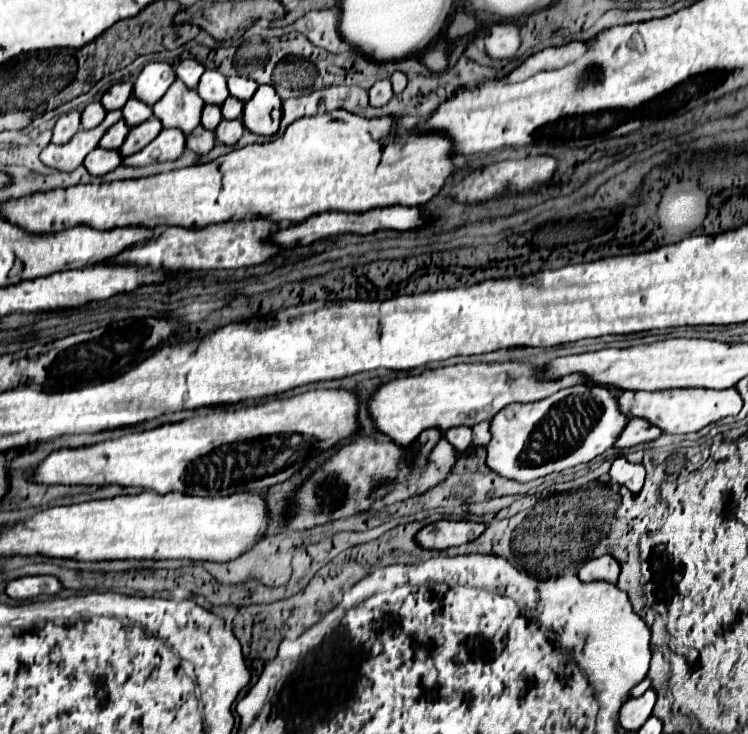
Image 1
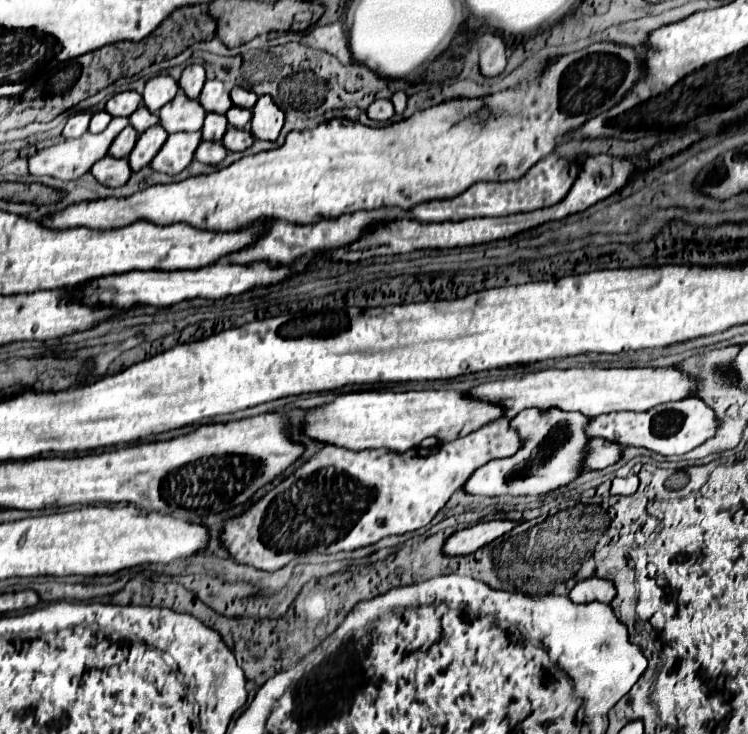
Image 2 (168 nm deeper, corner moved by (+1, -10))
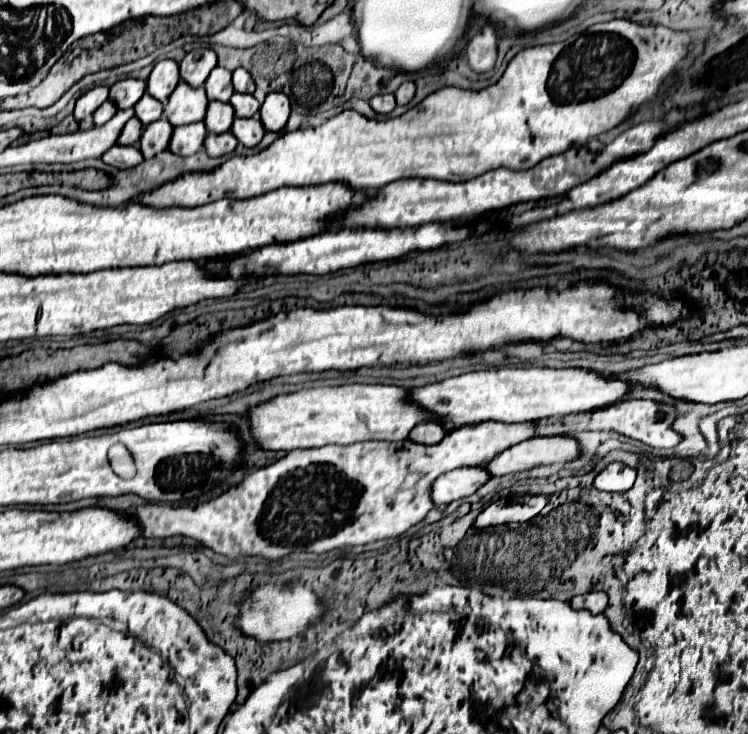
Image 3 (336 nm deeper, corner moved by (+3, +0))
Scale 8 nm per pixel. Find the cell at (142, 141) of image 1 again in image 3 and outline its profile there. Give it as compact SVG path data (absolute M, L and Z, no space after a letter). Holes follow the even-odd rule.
M164 118L148 124L144 128L144 134L140 136L140 142L138 142L138 148L140 148L142 156L152 158L158 152L166 150L168 142L170 142L170 134L172 134L172 124Z

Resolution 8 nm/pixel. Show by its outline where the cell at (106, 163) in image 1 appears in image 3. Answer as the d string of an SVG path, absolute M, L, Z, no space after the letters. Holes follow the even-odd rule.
M112 146L110 150L104 152L102 156L102 162L108 164L108 166L114 166L114 168L134 168L142 162L142 154L136 146Z

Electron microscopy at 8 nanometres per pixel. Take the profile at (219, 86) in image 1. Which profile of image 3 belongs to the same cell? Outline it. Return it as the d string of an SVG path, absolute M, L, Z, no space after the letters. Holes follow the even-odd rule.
M216 66L216 70L212 70L212 74L208 76L208 82L204 82L206 94L210 100L220 100L220 102L228 102L230 96L234 94L232 88L232 72Z

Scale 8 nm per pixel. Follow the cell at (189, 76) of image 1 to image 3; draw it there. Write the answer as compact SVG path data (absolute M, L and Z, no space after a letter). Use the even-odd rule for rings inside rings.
M196 48L184 56L180 62L180 76L192 88L198 88L208 78L210 70L216 66L216 54L212 48Z

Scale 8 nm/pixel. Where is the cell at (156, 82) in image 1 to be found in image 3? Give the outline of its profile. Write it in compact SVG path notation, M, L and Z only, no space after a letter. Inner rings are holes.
M162 60L152 68L146 80L146 92L164 104L172 90L176 88L178 80L180 80L178 64L174 60Z

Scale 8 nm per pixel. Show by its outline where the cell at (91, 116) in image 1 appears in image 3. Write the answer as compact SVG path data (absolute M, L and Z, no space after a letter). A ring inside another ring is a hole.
M106 100L96 112L94 112L94 126L102 126L102 124L106 124L114 114L116 114L116 106L114 106L114 102L110 102L110 100Z

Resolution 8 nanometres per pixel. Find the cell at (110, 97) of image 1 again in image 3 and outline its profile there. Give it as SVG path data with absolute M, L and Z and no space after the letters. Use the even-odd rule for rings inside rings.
M126 78L116 82L110 88L110 100L116 102L118 108L132 108L142 94L146 92L146 82L144 80L134 80L134 78Z

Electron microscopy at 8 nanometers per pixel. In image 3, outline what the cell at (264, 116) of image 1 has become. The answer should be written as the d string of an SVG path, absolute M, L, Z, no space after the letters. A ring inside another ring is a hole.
M270 92L264 100L264 104L260 106L260 118L266 130L282 130L286 120L290 114L290 100L286 98L286 94L280 92Z

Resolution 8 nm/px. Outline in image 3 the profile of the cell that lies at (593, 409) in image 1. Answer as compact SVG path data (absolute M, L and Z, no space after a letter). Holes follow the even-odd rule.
M470 466L470 468L452 470L434 482L432 500L436 506L444 506L448 502L454 502L454 500L474 494L488 480L490 480L488 470L484 470L484 466Z

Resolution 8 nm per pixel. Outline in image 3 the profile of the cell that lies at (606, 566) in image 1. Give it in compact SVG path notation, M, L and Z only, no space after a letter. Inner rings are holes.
M586 592L586 594L578 594L570 600L572 608L586 608L592 614L604 612L606 604L608 604L608 594L606 592Z

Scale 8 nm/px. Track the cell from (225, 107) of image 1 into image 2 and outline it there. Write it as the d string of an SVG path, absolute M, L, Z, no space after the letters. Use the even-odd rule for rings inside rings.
M232 106L228 112L226 112L226 118L230 122L230 126L234 128L244 128L250 118L252 118L252 110L246 110L246 108L240 108L240 106Z

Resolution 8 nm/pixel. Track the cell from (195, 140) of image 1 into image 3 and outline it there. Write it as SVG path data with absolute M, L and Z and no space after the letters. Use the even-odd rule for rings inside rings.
M224 132L224 134L208 134L206 140L204 140L204 148L206 148L208 156L224 156L224 154L230 154L236 148L236 144L238 144L238 140L230 132Z

